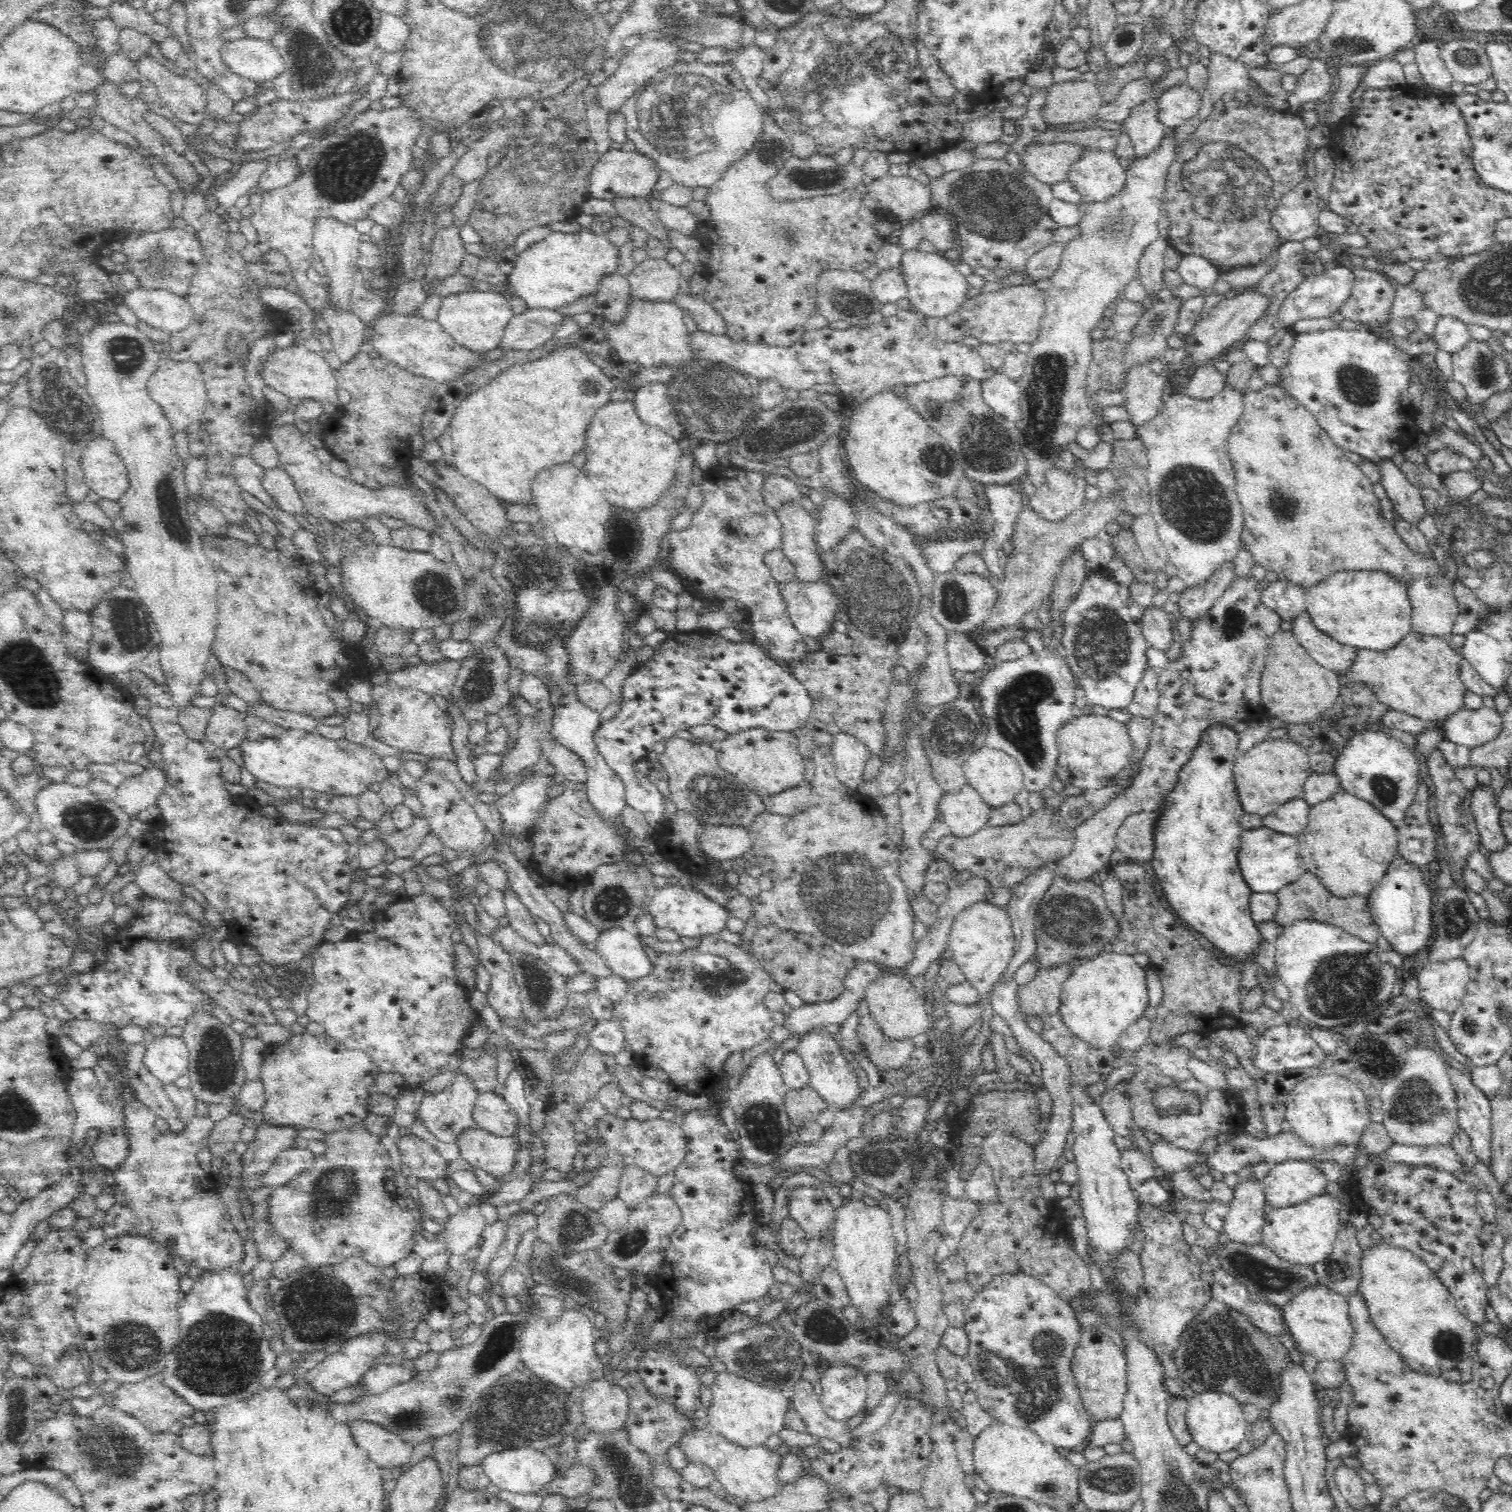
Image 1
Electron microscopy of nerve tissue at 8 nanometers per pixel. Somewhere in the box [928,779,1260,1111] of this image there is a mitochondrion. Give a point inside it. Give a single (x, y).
(1074, 922)

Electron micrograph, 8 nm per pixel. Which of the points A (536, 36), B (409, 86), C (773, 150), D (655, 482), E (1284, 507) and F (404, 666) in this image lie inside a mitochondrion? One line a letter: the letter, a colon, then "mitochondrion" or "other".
A: mitochondrion
B: other
C: mitochondrion
D: other
E: mitochondrion
F: other

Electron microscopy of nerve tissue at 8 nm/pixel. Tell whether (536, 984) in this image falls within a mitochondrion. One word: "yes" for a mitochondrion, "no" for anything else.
yes

